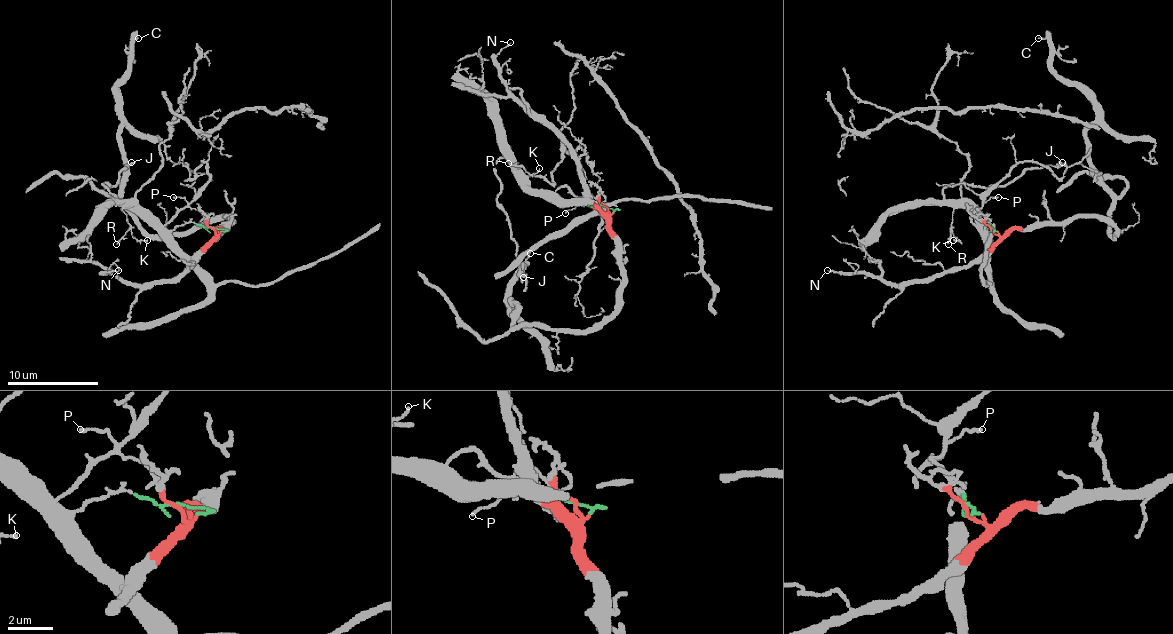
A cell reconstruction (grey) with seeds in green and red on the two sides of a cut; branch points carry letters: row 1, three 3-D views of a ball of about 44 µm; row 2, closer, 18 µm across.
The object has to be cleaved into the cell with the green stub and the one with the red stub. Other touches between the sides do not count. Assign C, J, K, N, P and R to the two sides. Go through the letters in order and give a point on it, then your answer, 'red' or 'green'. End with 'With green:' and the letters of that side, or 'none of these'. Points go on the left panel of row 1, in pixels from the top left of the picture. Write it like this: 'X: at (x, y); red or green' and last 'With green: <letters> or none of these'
C: at (138, 38); red
J: at (131, 162); green
K: at (147, 240); green
N: at (118, 270); red
P: at (173, 197); red
R: at (116, 244); green
With green: J, K, R

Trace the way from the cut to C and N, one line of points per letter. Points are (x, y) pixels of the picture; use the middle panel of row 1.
C: (613, 213), (610, 223), (622, 278), (617, 307), (583, 330), (514, 328), (510, 280), (530, 252)
N: (613, 213), (606, 213), (590, 197), (578, 177), (572, 149), (501, 76), (496, 56), (510, 42)

